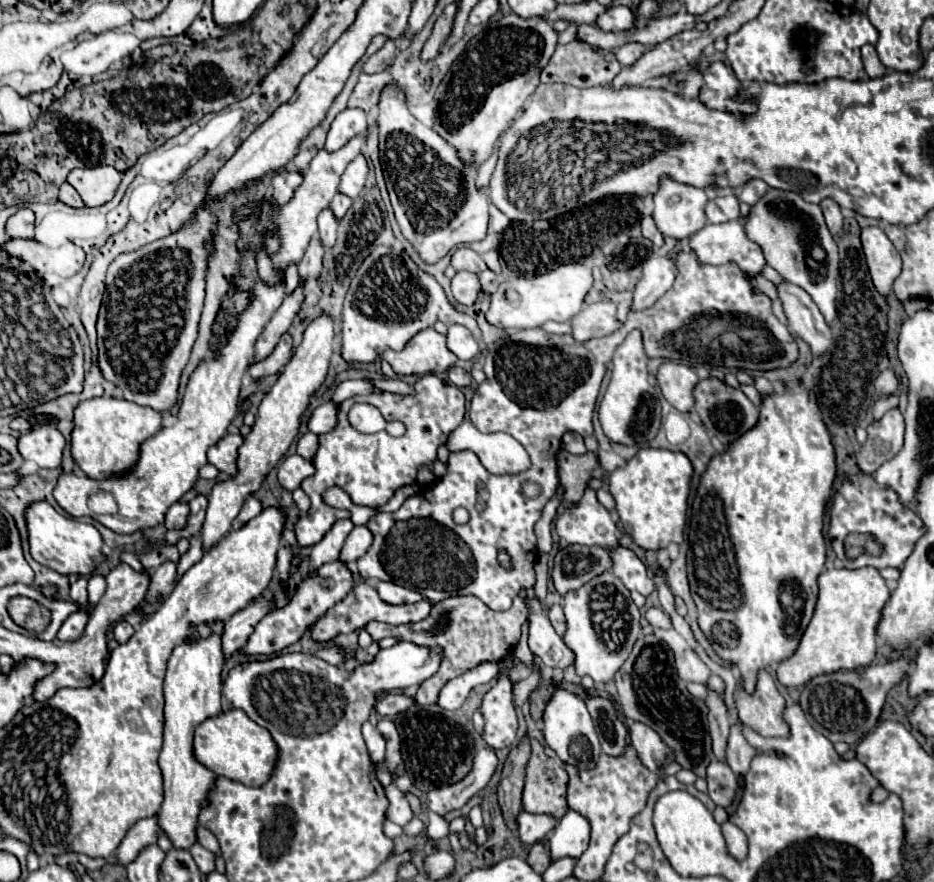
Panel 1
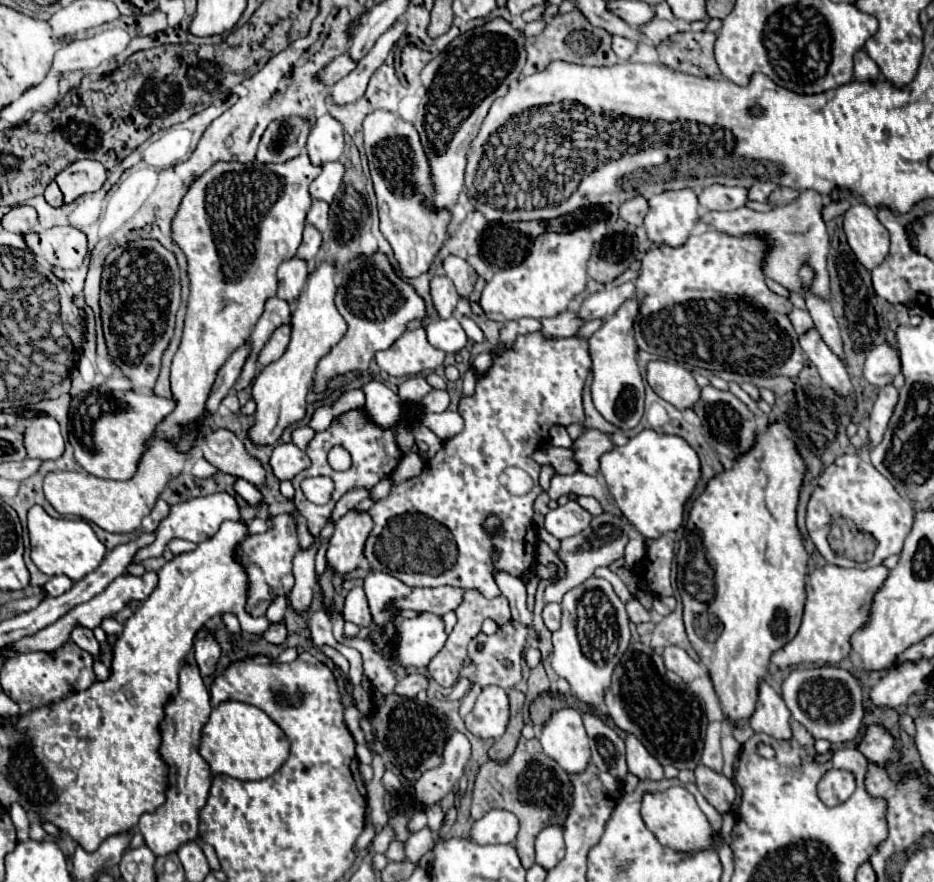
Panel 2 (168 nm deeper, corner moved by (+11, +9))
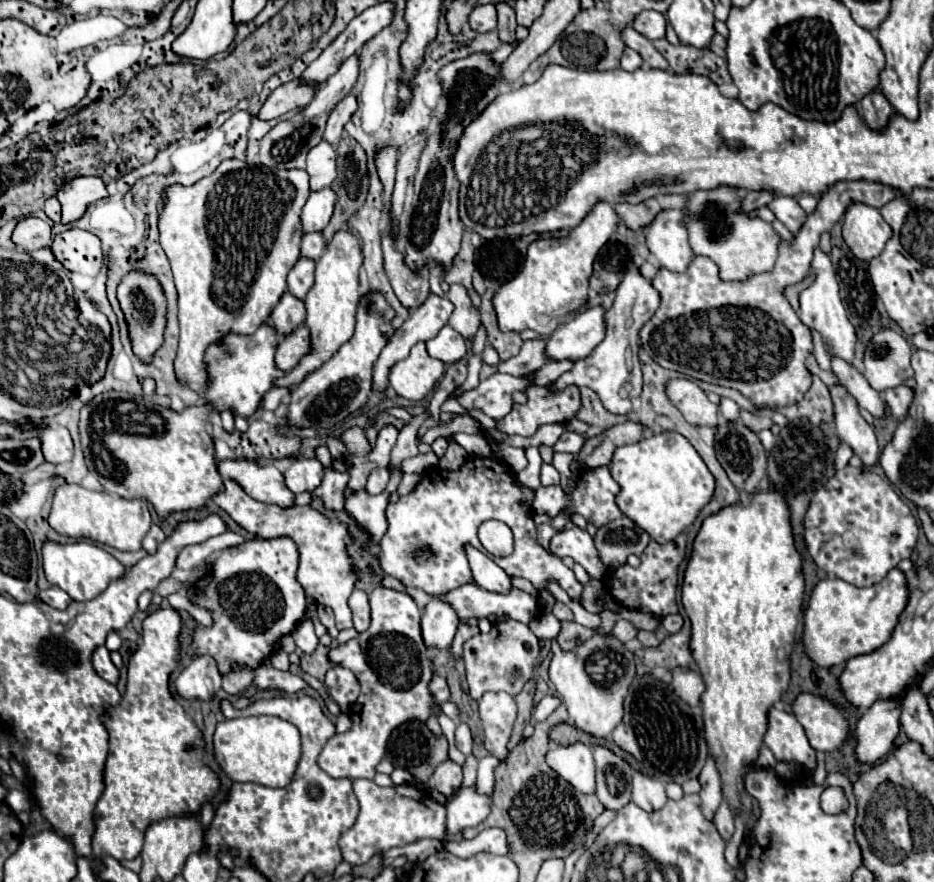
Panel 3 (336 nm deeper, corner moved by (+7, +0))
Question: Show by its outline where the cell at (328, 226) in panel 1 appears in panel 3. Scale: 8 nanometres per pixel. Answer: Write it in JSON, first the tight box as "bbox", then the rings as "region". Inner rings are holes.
{"bbox":[287,258,315,300],"region":[[[299,258],[287,276],[287,292],[291,292],[299,300],[305,300],[307,292],[313,286],[313,272],[315,262],[309,258]]]}

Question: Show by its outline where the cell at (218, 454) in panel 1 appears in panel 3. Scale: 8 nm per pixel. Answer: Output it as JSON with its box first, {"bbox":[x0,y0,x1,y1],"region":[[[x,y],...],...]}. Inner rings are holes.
{"bbox":[219,460,295,508],"region":[[[225,460],[219,462],[223,478],[237,480],[243,490],[259,502],[277,504],[281,508],[295,506],[295,494],[285,486],[283,474],[273,464],[257,464],[249,460]]]}

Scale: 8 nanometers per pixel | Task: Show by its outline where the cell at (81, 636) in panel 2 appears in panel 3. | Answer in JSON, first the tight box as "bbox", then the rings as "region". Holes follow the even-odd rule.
{"bbox":[93,646,119,684],"region":[[[99,646],[93,654],[93,666],[97,670],[97,674],[107,680],[109,684],[117,684],[119,682],[119,670],[115,668],[115,664],[109,658],[109,650],[105,646]]]}

